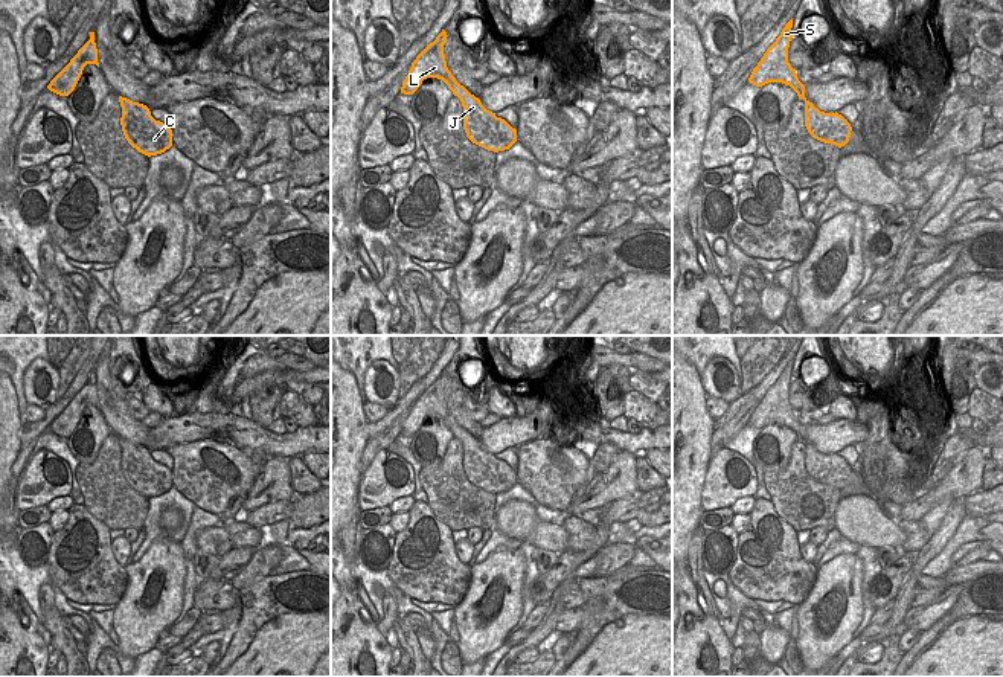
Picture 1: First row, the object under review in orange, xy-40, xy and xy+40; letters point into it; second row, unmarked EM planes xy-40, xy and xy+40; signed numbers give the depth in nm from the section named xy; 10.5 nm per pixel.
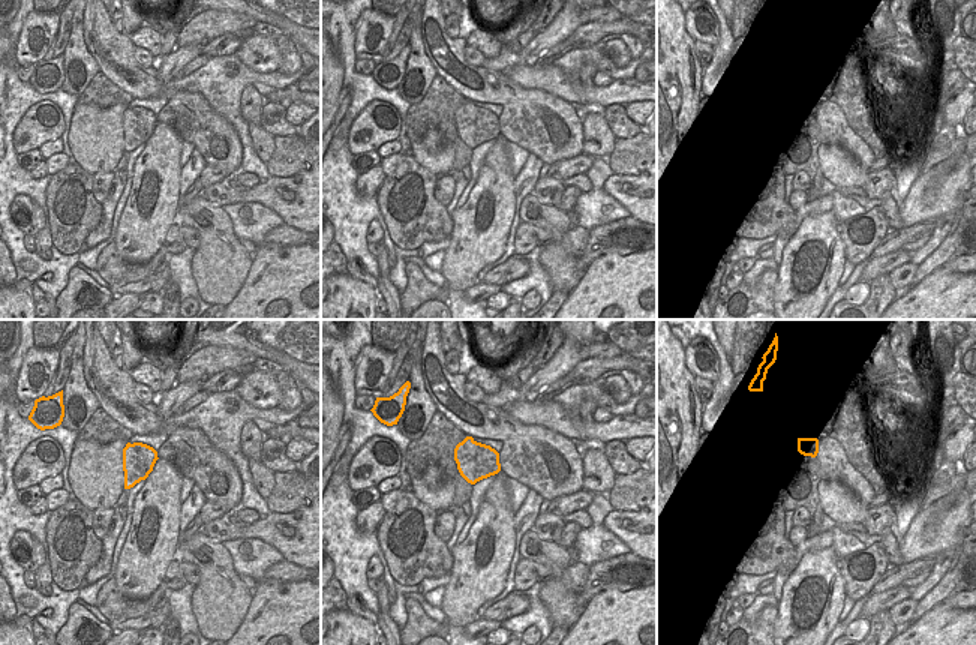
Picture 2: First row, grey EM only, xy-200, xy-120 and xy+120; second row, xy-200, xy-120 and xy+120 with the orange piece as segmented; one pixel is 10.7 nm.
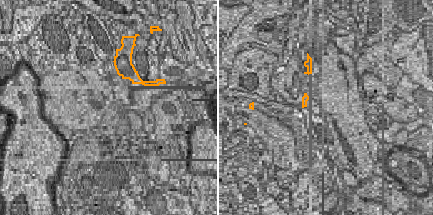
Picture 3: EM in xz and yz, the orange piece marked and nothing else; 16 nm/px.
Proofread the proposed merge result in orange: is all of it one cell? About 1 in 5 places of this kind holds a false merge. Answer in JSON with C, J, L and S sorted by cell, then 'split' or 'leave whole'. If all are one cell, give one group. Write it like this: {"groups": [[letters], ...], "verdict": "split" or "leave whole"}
{"groups": [["C", "J", "L", "S"]], "verdict": "leave whole"}

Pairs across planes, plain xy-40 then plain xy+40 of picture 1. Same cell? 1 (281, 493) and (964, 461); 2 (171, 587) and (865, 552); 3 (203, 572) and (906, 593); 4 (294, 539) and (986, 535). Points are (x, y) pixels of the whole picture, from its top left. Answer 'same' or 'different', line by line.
1: same
2: different
3: same
4: same

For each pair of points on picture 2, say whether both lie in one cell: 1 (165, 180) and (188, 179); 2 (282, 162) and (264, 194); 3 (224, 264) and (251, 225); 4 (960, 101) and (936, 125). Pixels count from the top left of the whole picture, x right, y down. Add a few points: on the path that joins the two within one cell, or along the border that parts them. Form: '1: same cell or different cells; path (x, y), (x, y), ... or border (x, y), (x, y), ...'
1: different cells; border (182, 168), (179, 195)
2: different cells; border (305, 170), (291, 176), (272, 177)
3: different cells; border (222, 207), (239, 240)
4: same cell; path (954, 107), (942, 119)

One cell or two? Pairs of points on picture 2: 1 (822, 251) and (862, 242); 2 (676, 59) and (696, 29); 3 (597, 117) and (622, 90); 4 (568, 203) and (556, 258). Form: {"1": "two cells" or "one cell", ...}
{"1": "two cells", "2": "two cells", "3": "two cells", "4": "two cells"}

